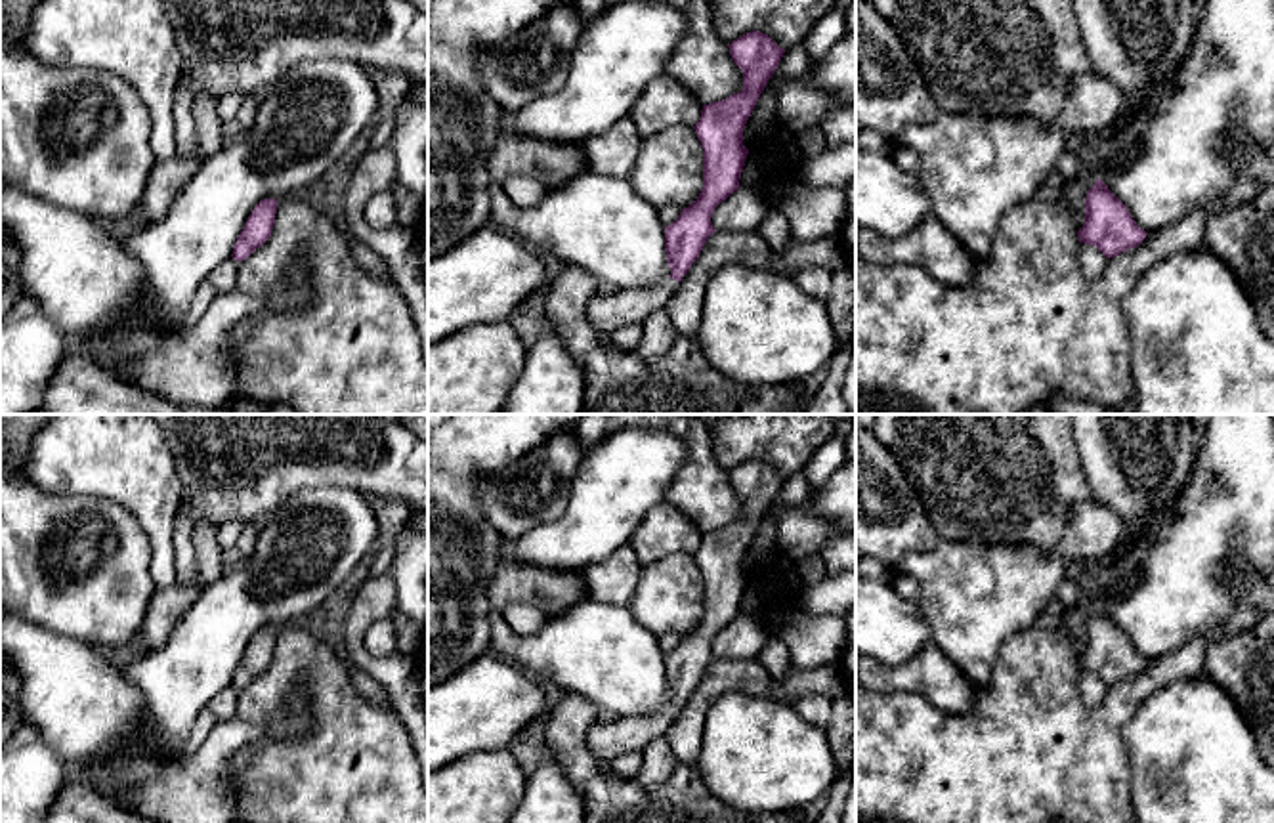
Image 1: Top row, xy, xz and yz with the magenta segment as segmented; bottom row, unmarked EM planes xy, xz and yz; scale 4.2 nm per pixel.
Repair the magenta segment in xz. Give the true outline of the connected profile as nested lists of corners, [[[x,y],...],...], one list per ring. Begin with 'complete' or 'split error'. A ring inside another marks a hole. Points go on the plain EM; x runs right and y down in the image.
split error; [[[753,458],[728,472],[733,491],[743,498],[743,517],[722,529],[703,533],[693,554],[703,575],[703,617],[665,655],[665,680],[670,703],[655,712],[598,722],[586,733],[588,750],[604,762],[644,747],[669,731],[682,705],[699,686],[712,655],[714,636],[737,619],[749,577],[743,573],[745,552],[775,500],[785,477],[768,462]]]

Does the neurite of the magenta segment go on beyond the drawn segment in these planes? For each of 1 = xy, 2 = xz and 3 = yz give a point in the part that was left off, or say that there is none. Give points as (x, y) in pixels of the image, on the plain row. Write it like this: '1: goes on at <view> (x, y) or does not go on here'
1: does not go on here
2: goes on at xz (629, 734)
3: does not go on here

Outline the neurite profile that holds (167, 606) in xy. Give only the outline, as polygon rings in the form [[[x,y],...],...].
[[[199,521],[193,527],[195,569],[197,579],[191,584],[174,582],[168,588],[157,588],[147,605],[143,626],[138,634],[138,649],[162,647],[174,626],[197,601],[202,588],[218,580],[227,569],[222,559],[218,527]]]

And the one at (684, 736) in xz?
[[[716,657],[705,670],[699,686],[682,705],[665,739],[678,764],[693,764],[701,752],[703,728],[711,705],[728,691],[770,695],[774,680],[758,657]]]

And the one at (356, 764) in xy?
[[[296,624],[277,628],[271,665],[237,695],[237,716],[267,724],[285,716],[285,697],[302,687],[311,705],[311,728],[298,739],[267,739],[239,754],[231,781],[239,791],[239,823],[428,823],[428,792],[413,739],[397,712],[369,703],[350,682],[348,665],[336,651]]]

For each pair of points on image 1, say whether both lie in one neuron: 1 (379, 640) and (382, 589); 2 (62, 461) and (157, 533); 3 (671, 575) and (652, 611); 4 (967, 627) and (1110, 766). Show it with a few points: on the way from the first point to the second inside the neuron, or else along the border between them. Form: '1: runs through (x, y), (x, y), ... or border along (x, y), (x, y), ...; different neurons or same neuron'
1: border along (388, 617), (367, 629), (363, 646), (375, 657); different neurons
2: runs through (88, 461), (98, 461), (144, 506); same neuron
3: runs through (671, 585), (669, 594), (661, 602); same neuron
4: border along (1030, 627), (1001, 646), (992, 680), (976, 692); different neurons

